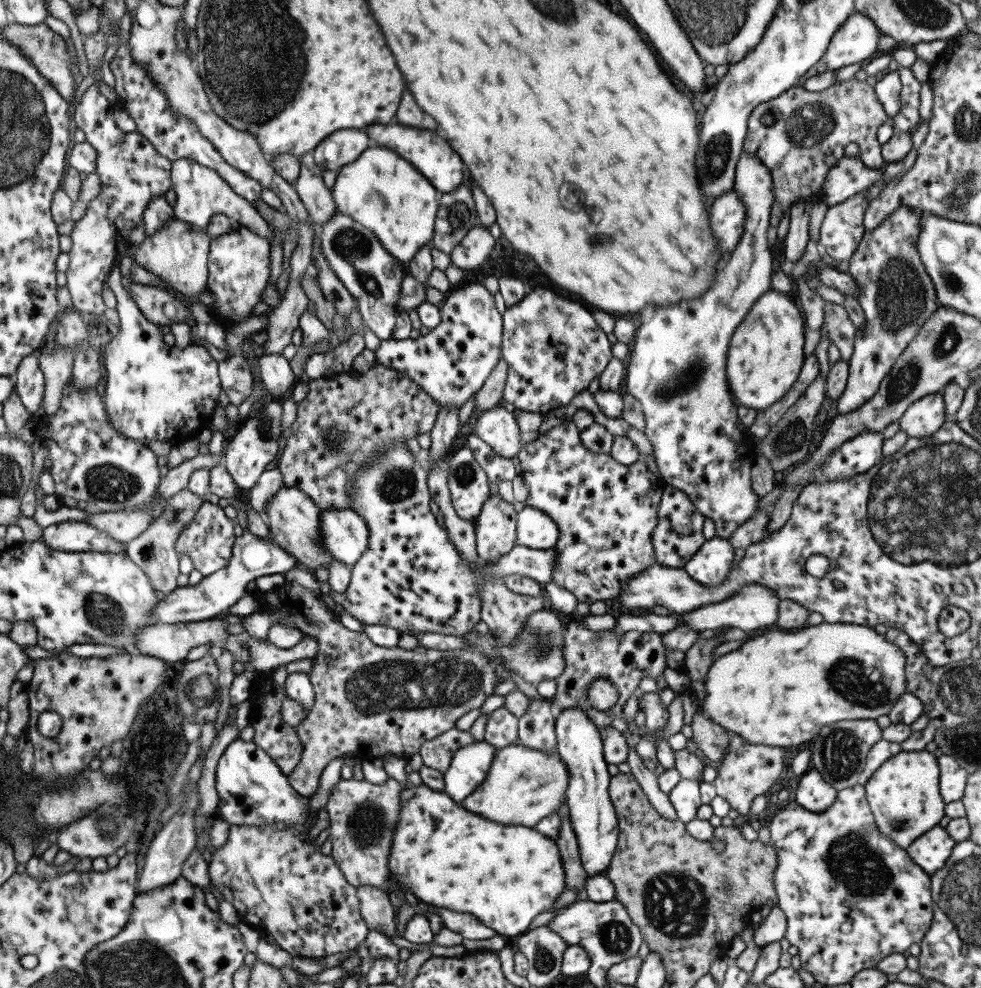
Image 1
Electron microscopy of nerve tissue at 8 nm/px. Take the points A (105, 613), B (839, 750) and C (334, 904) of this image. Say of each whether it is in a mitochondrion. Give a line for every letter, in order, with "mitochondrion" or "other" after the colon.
A: mitochondrion
B: mitochondrion
C: other

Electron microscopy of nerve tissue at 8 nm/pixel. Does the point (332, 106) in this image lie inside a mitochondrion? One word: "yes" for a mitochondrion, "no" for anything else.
no

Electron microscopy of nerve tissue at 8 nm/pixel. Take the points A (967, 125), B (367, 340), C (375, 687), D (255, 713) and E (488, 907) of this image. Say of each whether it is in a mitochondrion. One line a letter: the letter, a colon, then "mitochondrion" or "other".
A: mitochondrion
B: other
C: mitochondrion
D: other
E: other

